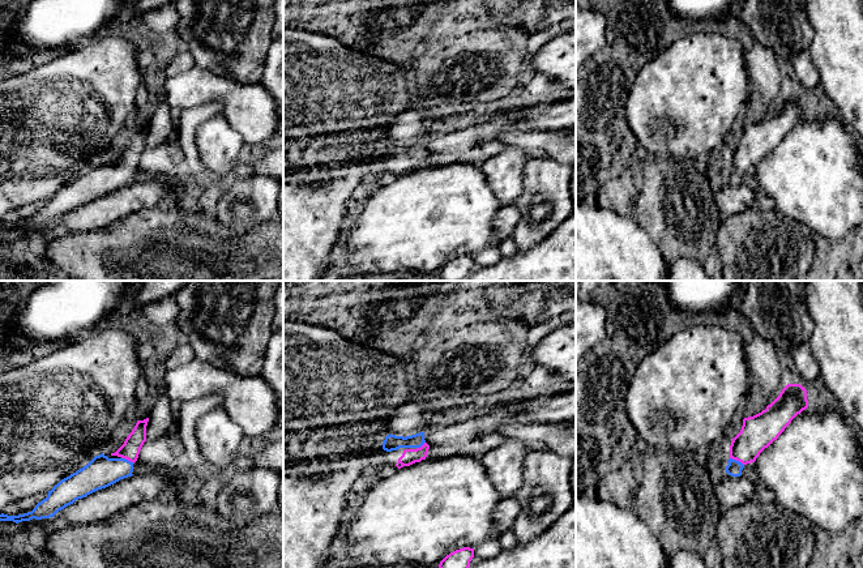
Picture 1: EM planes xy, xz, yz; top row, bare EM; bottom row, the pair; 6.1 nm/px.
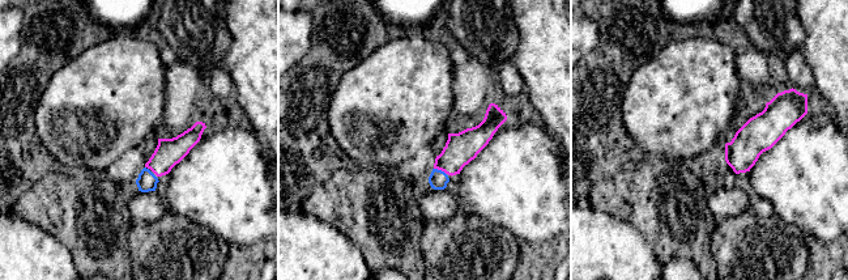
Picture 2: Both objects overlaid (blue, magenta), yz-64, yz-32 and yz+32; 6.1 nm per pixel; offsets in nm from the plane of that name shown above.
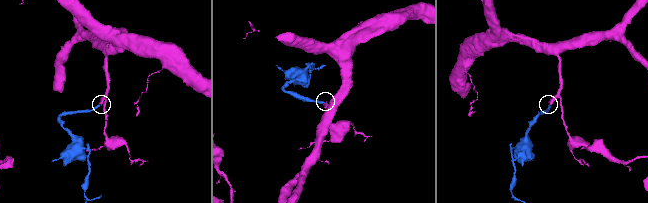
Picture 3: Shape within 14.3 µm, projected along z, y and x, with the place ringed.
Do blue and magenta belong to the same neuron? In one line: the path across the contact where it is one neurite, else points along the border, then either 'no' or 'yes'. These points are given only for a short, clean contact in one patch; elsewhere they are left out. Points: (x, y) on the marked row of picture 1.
across yz (734, 468), (735, 460), (757, 432) | yes

